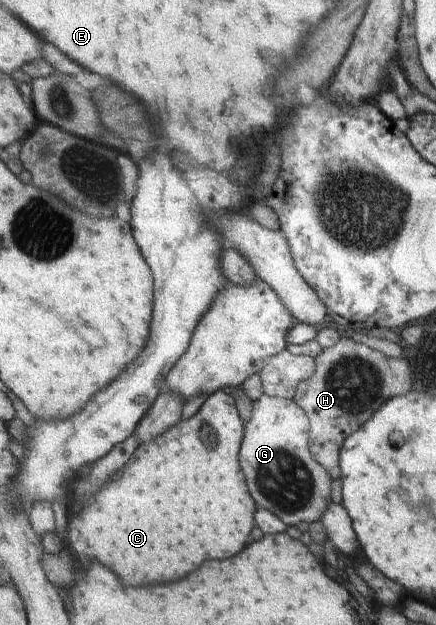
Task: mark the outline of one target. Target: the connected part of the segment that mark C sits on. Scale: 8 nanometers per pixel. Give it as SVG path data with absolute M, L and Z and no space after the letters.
M220 390L207 398L195 416L138 448L95 496L84 501L81 511L78 503L70 505L66 538L76 560L85 568L88 561L96 559L118 571L118 577L126 585L154 585L180 581L208 559L230 559L238 555L252 541L250 535L258 509L241 467L245 426L237 399Z

